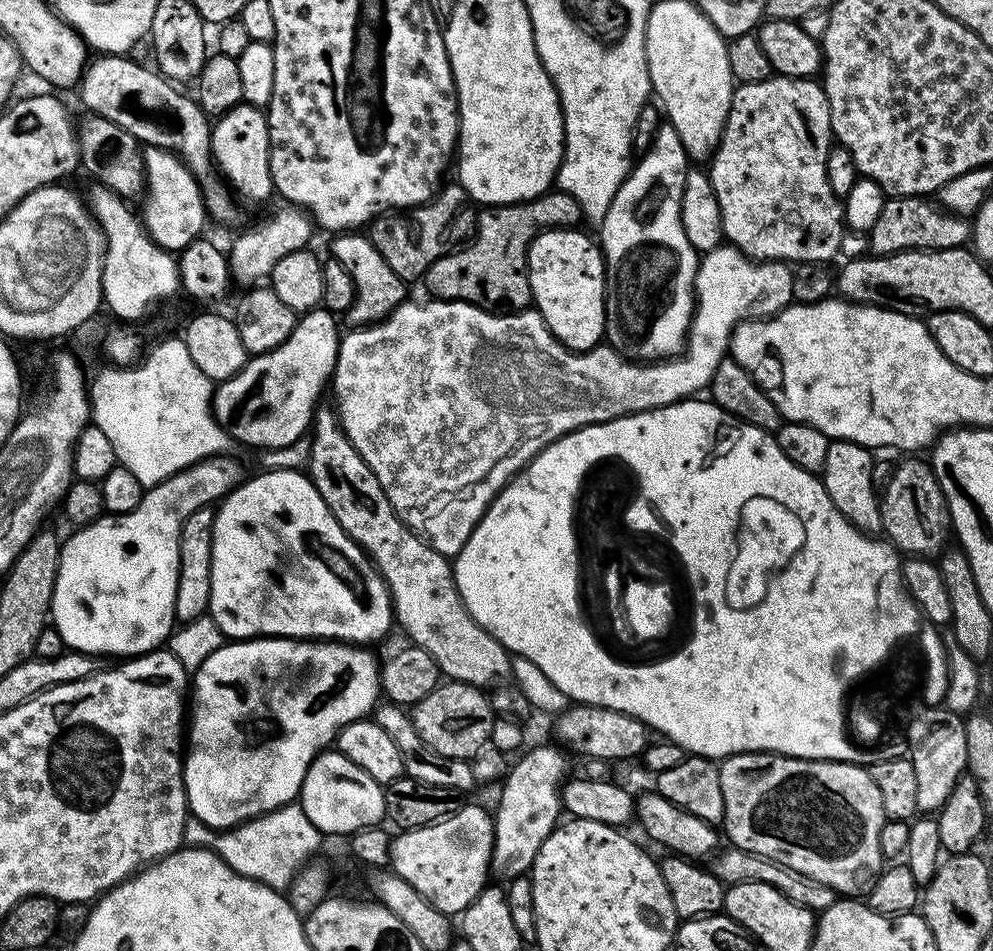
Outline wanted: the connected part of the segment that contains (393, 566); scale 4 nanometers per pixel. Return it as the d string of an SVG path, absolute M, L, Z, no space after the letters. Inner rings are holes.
M317 407L310 425L312 445L306 472L318 494L334 514L338 526L346 530L348 537L368 555L369 560L380 571L380 577L386 582L388 592L392 596L395 623L404 627L405 634L412 639L409 641L415 647L426 650L426 654L430 654L434 662L438 662L441 673L449 681L472 684L481 690L497 682L507 681L504 679L512 676L510 653L466 610L460 592L456 589L456 574L449 557L438 554L438 550L434 550L416 533L410 531L402 522L402 518L398 518L394 506L390 506L390 498L386 498L386 490L382 490L378 478L374 478L374 470L366 466L366 462L358 454L358 450L354 450L350 438L344 433L339 415L331 407L324 407Z

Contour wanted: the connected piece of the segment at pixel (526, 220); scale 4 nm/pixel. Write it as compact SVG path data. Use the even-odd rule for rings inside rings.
M549 190L544 195L530 201L517 204L502 204L496 207L485 207L476 218L476 234L463 248L457 248L448 256L438 258L424 271L422 284L428 287L427 295L438 300L461 300L467 304L477 304L479 308L489 310L503 309L508 296L522 292L522 281L528 270L528 248L539 232L549 228L576 228L581 223L580 207L570 194L559 190Z

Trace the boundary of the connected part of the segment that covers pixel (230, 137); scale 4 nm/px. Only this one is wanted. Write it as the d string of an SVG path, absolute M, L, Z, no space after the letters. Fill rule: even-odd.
M243 102L234 105L211 125L212 158L219 175L241 201L264 200L273 195L265 109Z

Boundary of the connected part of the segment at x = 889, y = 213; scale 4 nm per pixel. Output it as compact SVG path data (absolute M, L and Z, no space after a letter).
M893 196L885 199L878 220L866 232L868 252L873 256L893 256L917 250L962 248L970 240L970 224L965 217L941 208L935 199L923 196Z

